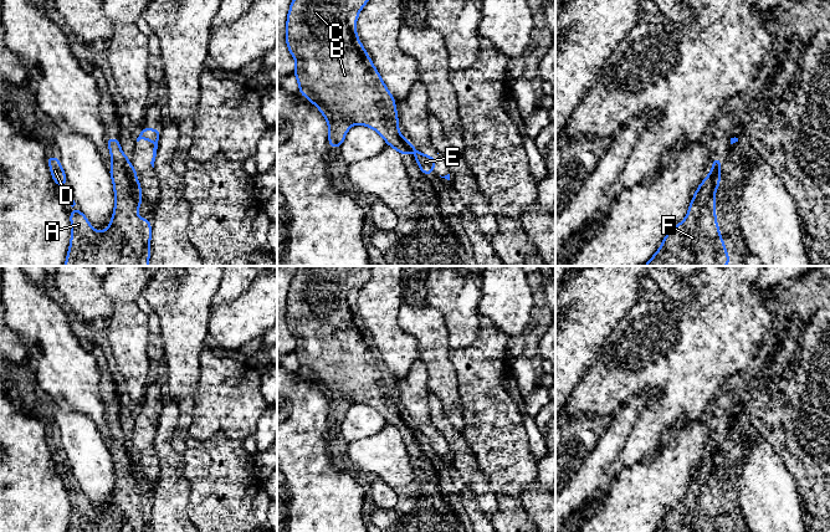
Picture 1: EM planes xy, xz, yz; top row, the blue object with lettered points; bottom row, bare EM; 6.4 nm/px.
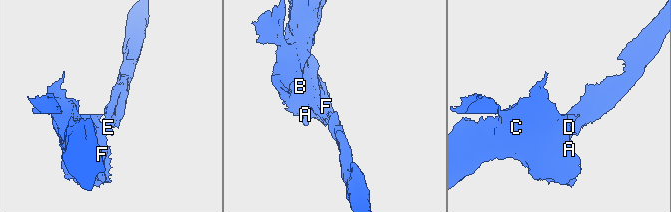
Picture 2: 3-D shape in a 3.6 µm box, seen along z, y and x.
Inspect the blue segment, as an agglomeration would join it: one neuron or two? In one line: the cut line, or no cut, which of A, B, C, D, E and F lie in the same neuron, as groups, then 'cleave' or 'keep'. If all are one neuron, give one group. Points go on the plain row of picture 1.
cut xz (409, 421), (411, 425); groups A B C D F / E; cleave

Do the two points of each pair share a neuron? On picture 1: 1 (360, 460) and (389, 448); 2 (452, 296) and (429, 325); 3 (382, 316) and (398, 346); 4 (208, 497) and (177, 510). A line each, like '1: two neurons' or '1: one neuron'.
1: one neuron
2: two neurons
3: one neuron
4: two neurons

